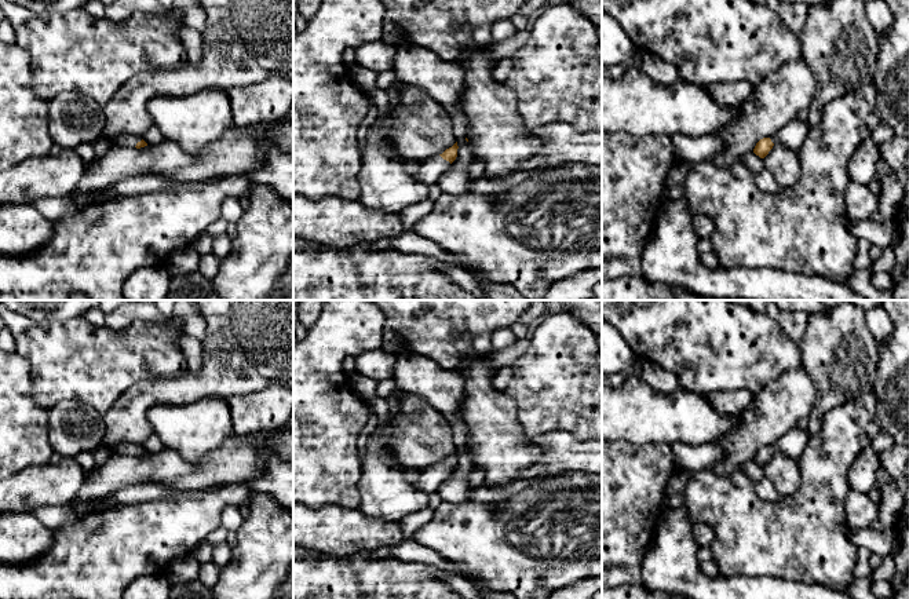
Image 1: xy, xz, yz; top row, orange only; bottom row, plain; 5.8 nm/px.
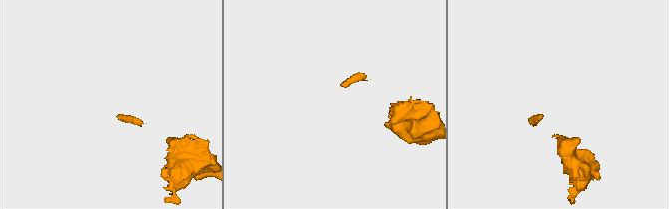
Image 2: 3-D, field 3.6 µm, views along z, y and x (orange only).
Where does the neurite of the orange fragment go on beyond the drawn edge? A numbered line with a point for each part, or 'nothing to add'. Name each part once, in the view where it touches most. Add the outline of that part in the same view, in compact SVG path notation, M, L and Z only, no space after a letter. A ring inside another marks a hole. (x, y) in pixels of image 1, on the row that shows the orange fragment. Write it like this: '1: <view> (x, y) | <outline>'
1: xz (430, 171) | M441 156L421 162L416 180L421 185L431 186L438 183L439 176L449 168L450 162Z

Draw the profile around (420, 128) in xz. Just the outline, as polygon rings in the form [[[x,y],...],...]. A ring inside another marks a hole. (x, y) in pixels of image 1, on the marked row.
[[[405,84],[387,138],[402,160],[431,160],[456,143],[449,112],[424,90]]]

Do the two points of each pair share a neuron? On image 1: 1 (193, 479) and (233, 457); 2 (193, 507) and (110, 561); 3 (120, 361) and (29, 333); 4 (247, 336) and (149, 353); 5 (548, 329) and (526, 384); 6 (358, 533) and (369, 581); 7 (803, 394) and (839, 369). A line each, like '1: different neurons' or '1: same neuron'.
1: same neuron
2: same neuron
3: same neuron
4: different neurons
5: same neuron
6: different neurons
7: different neurons

